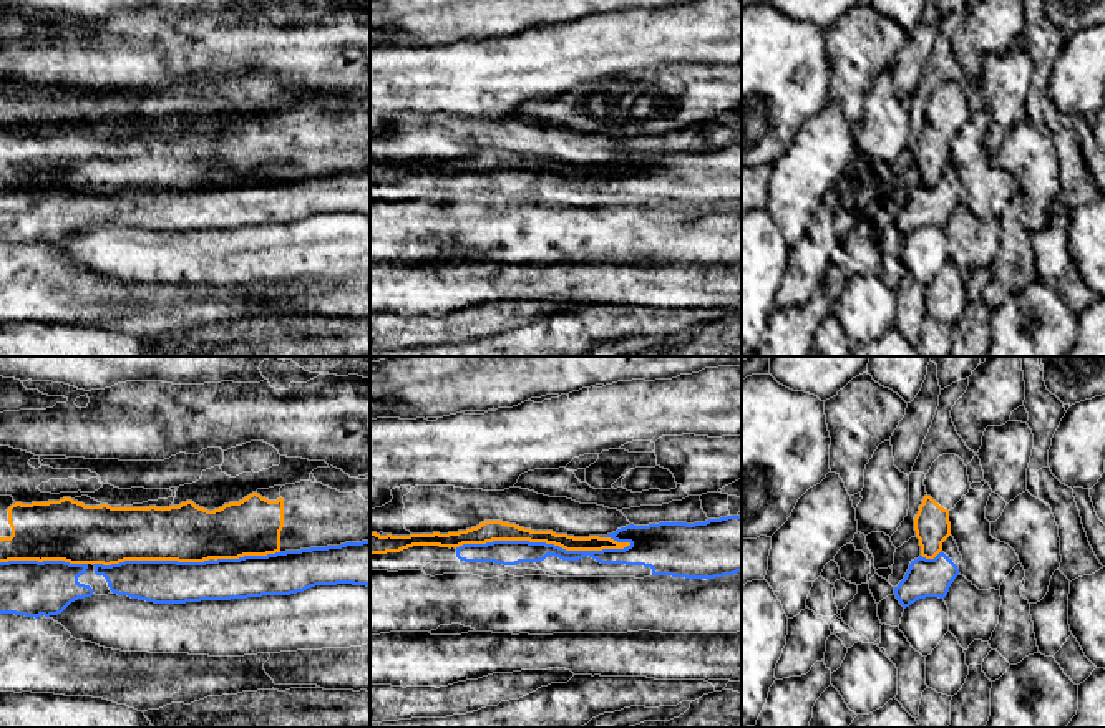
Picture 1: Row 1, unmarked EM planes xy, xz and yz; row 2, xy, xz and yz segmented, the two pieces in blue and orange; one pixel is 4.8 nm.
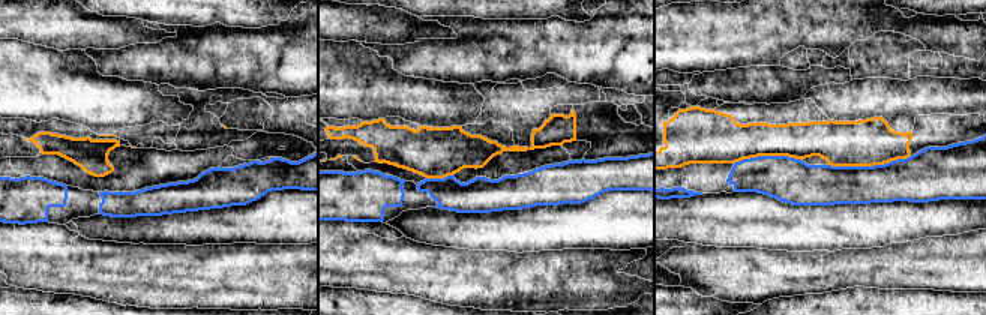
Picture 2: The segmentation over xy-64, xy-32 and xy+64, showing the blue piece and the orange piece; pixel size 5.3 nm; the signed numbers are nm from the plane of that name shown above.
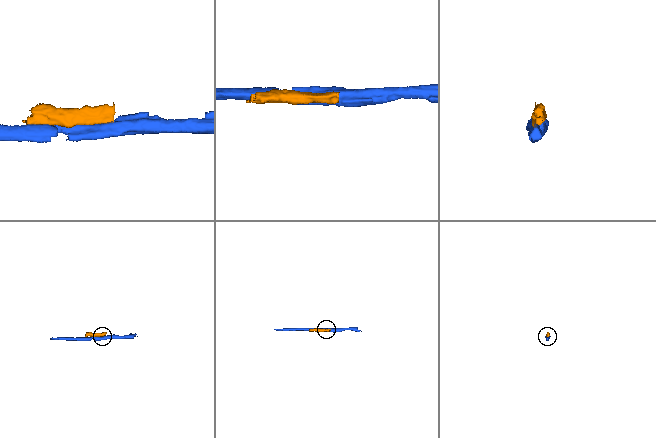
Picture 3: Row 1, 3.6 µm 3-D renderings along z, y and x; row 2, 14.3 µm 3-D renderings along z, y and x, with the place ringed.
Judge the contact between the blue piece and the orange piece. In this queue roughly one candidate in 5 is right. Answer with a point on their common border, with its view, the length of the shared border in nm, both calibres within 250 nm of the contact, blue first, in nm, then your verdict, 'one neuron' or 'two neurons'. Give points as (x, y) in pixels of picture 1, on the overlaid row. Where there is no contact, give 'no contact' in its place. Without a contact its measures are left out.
meets blue in xz at (543, 543); contact 850 nm long; 130 nm thick on the blue side, 100 nm on the other; two neurons

